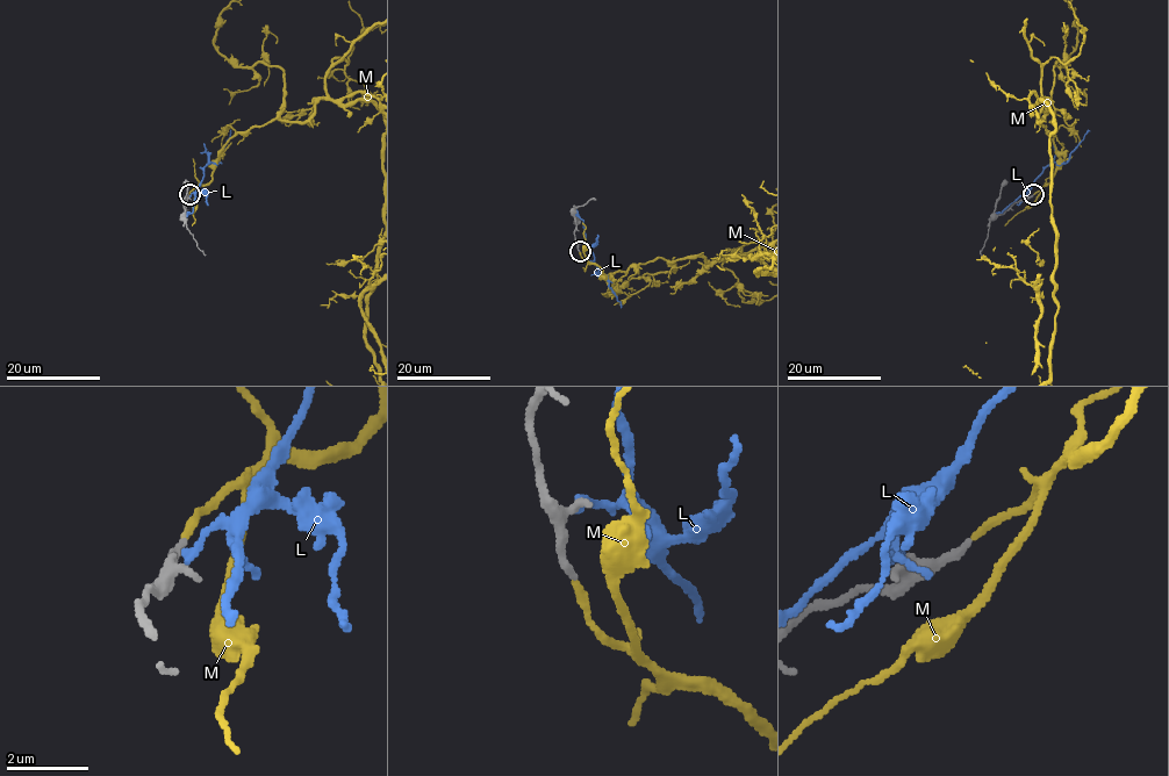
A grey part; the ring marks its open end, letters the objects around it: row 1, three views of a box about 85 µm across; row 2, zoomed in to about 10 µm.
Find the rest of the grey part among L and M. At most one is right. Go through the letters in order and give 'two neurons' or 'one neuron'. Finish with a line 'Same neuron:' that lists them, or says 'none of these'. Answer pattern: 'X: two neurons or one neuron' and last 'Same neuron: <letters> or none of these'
L: two neurons
M: one neuron
Same neuron: M

